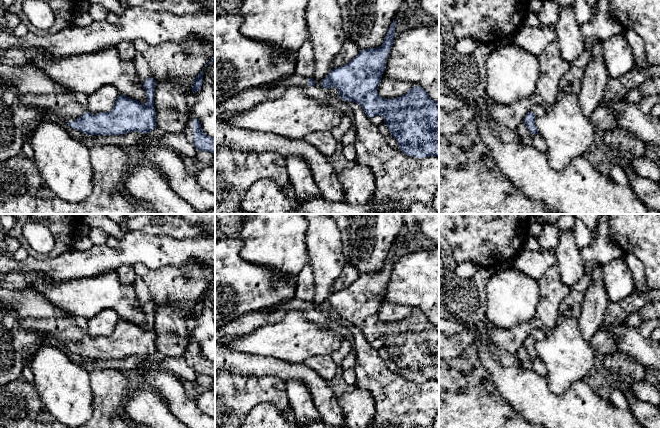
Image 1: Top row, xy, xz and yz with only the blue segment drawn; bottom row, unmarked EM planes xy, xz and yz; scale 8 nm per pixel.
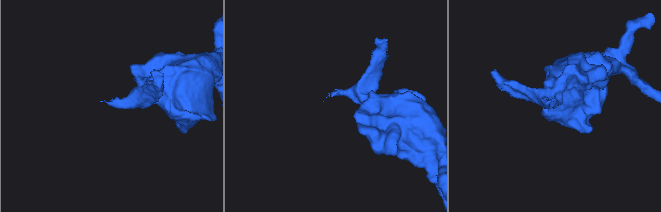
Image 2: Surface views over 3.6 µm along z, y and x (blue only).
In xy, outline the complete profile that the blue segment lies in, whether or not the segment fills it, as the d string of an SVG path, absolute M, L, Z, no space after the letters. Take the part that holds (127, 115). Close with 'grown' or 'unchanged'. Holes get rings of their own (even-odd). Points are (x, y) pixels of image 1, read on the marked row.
M152 76L143 82L147 103L142 104L120 95L109 112L92 115L73 94L28 93L21 96L24 105L41 108L64 119L67 124L88 135L123 135L130 132L148 134L156 127L154 108L155 80Z; grown

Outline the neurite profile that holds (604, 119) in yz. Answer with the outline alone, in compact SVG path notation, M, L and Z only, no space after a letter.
M604 102L594 110L590 122L594 126L596 134L605 133L618 126L616 113Z

